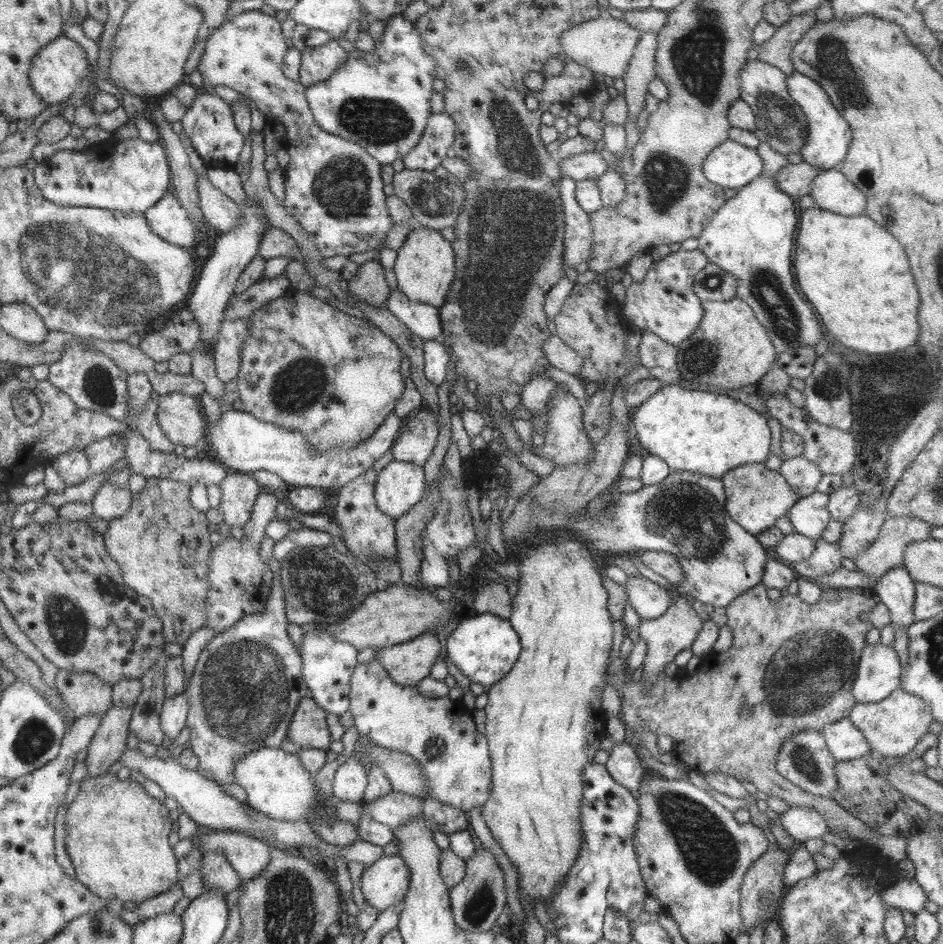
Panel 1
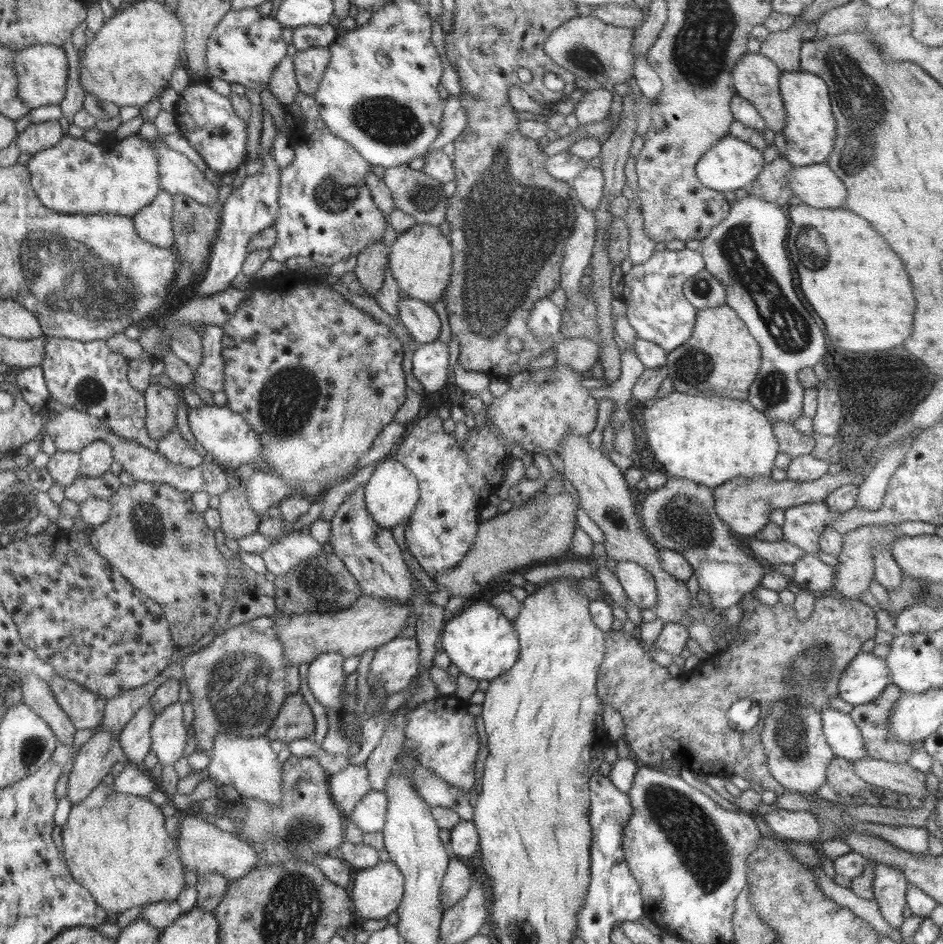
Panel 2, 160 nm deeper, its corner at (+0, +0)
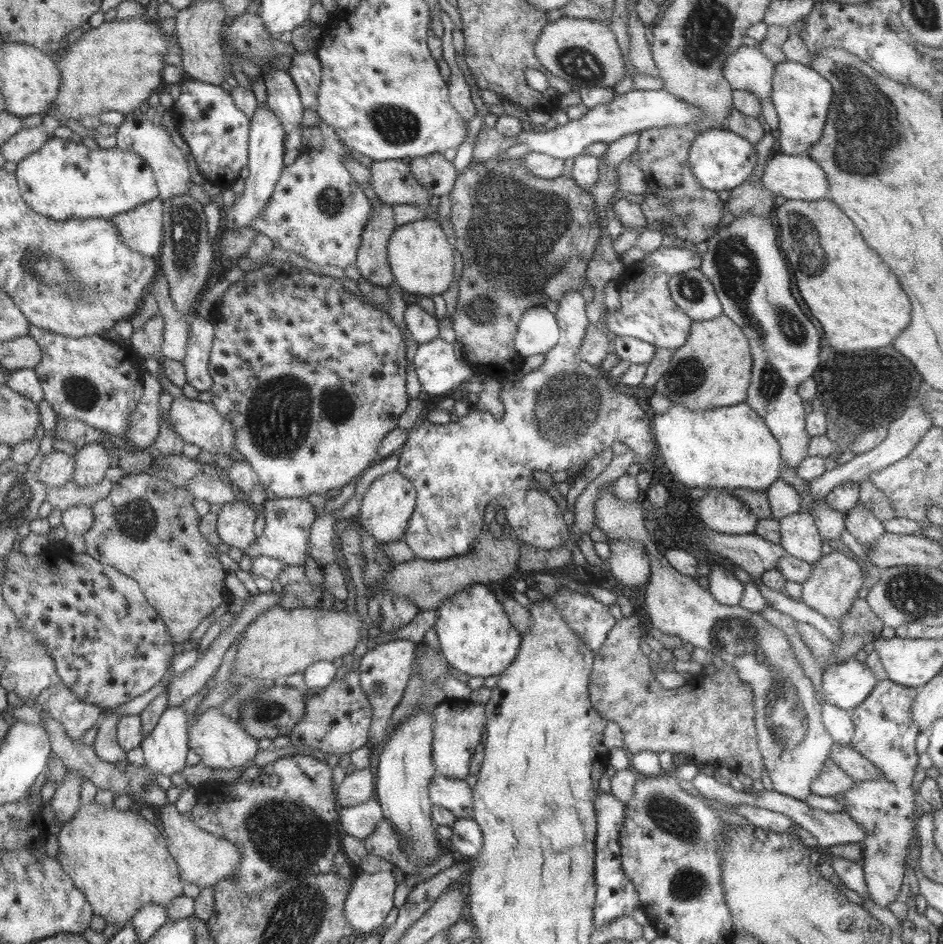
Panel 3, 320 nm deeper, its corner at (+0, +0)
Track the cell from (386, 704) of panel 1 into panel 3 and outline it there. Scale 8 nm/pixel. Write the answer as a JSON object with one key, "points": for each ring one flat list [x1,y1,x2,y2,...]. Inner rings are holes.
{"points":[[447,699,430,709,433,712,432,760,436,766,436,775,454,780,465,780,469,776,470,760,476,746,482,742,482,731,487,718,485,704,471,700]]}

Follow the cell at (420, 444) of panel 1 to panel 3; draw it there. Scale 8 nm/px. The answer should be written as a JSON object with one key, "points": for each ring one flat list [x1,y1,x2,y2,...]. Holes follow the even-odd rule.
{"points":[[578,290,568,293,558,301,559,310,555,318,560,328,558,344,552,348,539,369,526,374,521,380,506,383,502,386,499,398,504,404,504,415,496,418,489,411,472,406,466,416,459,417,456,422,433,424,429,421,418,423,407,434,408,440,402,446,398,458,397,471,402,473,417,490,414,512,410,517,405,535,402,539,414,551,418,559,439,561,470,552,473,541,479,537,486,524,484,510,490,502,498,500,498,508,504,508,507,524,514,536,521,542,534,548,554,550,565,546,570,538,568,524,564,521,563,512,558,503,552,502,546,490,536,489,530,482,534,470,562,472,598,456,600,452,611,447,615,442,626,444,635,454,635,463,641,468,654,468,655,460,660,460,661,452,651,433,649,412,642,410,638,400,618,390,608,374,599,366,592,366,580,360,580,345,586,336,588,318,585,308,588,303]]}

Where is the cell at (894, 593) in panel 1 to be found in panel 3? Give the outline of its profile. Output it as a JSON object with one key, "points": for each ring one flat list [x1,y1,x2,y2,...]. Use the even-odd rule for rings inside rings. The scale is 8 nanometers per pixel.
{"points":[[857,503,853,509,845,513,845,528,855,536,860,544,871,547,882,534,882,521,875,517,862,503]]}

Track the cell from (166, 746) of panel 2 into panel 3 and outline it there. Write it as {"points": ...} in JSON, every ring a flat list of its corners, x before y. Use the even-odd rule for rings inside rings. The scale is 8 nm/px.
{"points":[[169,706,160,715,159,723,141,742,145,767,154,775,171,777,186,768,189,730,188,714,180,706]]}

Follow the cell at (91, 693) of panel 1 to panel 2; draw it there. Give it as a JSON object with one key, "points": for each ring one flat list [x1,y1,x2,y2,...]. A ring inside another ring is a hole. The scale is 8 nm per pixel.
{"points":[[55,674,48,681,55,701,70,717,77,730,96,728,104,718,106,698,100,698,77,682]]}

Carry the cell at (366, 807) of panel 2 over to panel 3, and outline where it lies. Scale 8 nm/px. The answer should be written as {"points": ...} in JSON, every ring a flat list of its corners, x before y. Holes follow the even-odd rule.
{"points":[[376,798,356,806,344,807,340,812,340,824,345,835,364,841,373,834,374,828,384,819]]}

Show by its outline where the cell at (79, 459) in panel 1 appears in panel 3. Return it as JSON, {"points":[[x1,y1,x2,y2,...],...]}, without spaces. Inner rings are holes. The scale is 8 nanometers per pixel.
{"points":[[62,451,45,455,35,472,37,479,49,487,61,487,71,480,75,471,75,458]]}

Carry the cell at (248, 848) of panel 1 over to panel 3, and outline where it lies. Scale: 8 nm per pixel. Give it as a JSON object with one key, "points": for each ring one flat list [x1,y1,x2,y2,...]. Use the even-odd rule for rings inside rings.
{"points":[[174,804,160,805,157,809,161,828,168,832,172,853,182,870,183,882,197,884,202,889,214,886,220,880,234,876,235,868,242,863,243,852,239,846,224,838,214,837,210,832,204,832,198,824,195,824,194,820,191,820,190,816,184,812,178,812]]}

